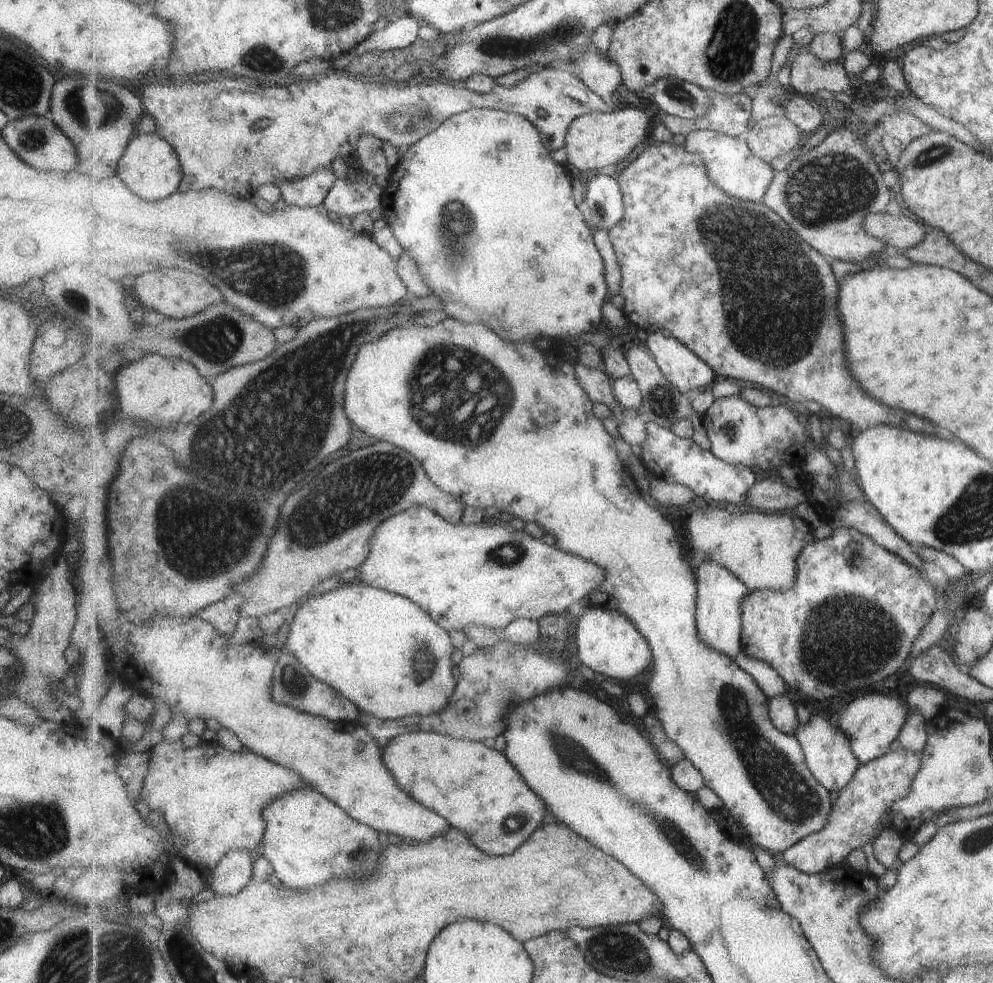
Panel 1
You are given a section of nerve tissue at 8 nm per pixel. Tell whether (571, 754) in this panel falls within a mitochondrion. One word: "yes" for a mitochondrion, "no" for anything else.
yes

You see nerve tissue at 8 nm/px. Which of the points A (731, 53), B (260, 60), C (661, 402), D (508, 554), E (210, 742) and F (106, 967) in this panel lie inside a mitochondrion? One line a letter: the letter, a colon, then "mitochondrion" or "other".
A: mitochondrion
B: mitochondrion
C: mitochondrion
D: mitochondrion
E: other
F: mitochondrion

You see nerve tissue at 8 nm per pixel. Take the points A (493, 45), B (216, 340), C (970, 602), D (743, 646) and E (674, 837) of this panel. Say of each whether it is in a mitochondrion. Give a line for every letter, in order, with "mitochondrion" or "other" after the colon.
A: mitochondrion
B: mitochondrion
C: other
D: other
E: mitochondrion

